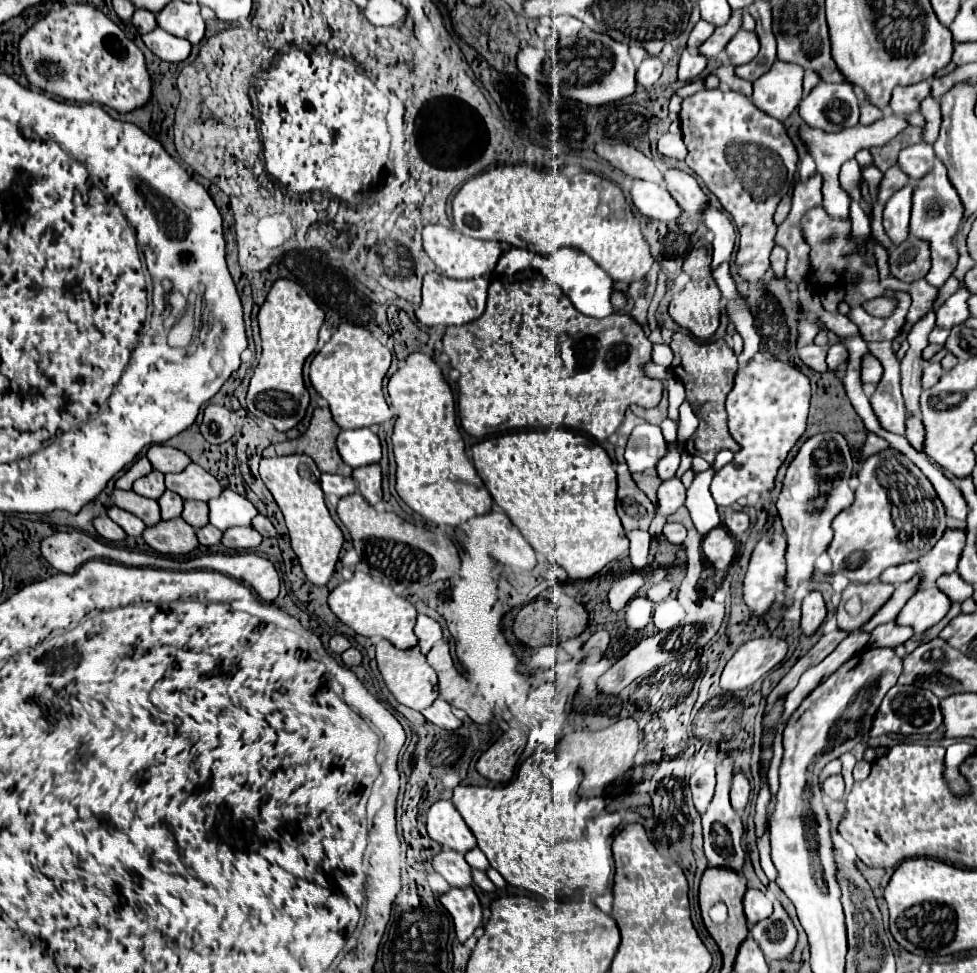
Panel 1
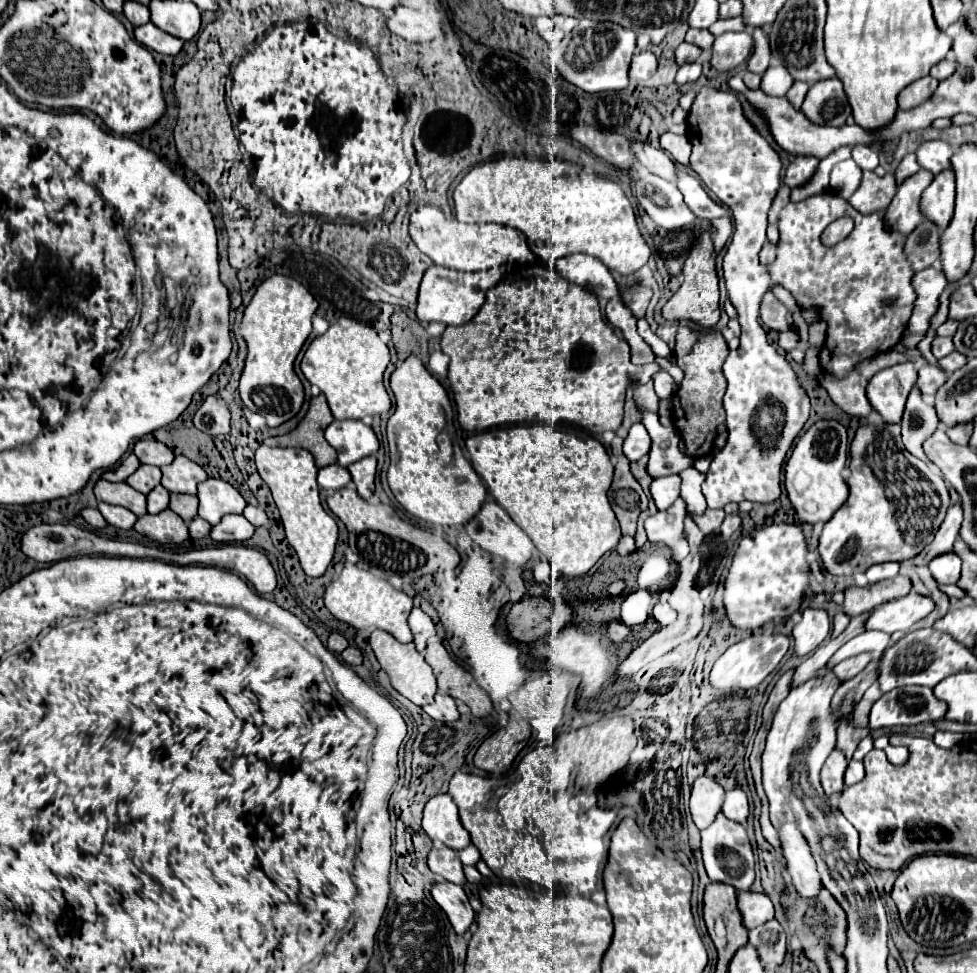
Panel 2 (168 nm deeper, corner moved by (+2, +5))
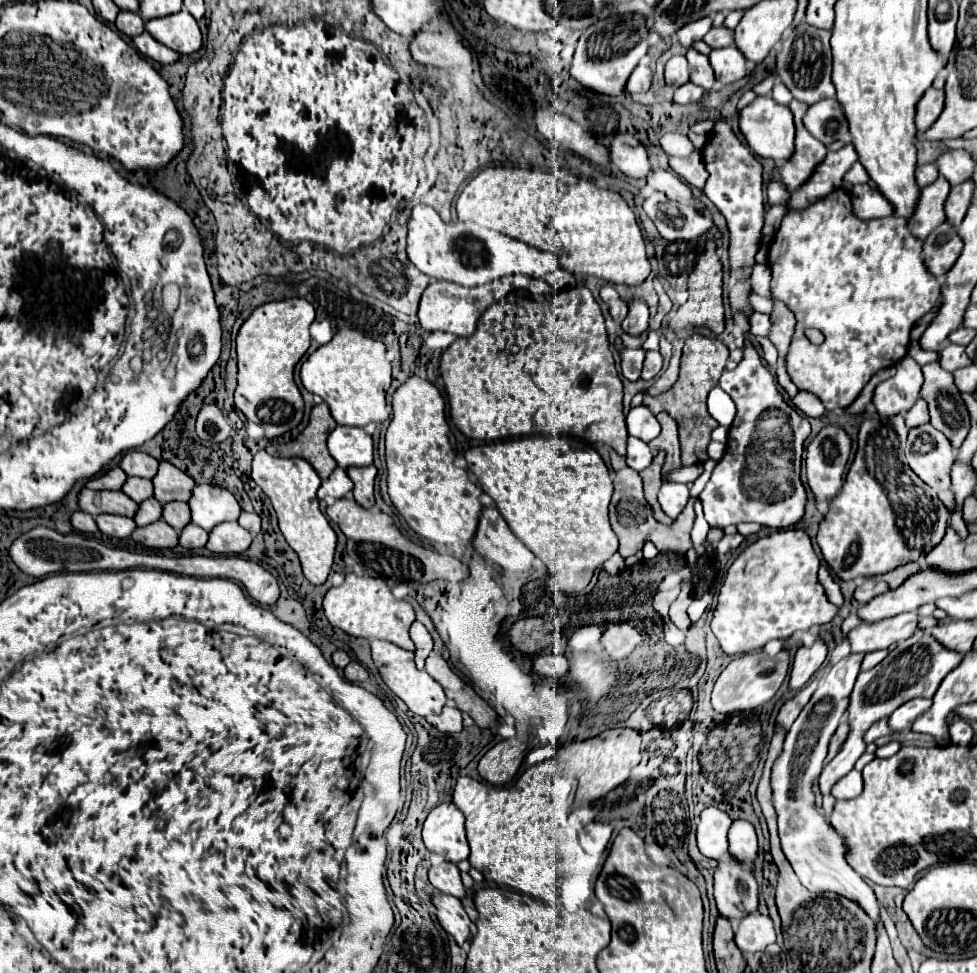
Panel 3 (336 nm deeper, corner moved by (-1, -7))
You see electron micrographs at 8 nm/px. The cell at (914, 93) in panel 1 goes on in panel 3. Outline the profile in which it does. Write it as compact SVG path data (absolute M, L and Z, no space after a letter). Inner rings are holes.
M933 87L925 91L923 99L917 105L917 117L915 117L917 129L921 133L927 131L939 119L941 111L943 111L943 101L945 101L945 93L943 91L937 91Z

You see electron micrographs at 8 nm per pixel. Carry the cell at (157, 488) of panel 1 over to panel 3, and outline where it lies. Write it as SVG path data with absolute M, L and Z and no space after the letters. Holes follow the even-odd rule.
M127 477L127 481L125 481L125 485L121 487L121 491L123 491L125 495L129 495L135 503L153 497L151 479L141 479L141 477Z

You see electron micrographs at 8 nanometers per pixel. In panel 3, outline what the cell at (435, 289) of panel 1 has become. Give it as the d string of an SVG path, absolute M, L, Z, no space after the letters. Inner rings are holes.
M499 279L499 281L487 283L481 287L473 287L473 289L467 289L467 287L449 283L449 281L435 281L425 289L425 293L421 297L421 305L419 305L421 327L429 333L447 331L457 337L469 337L475 331L475 325L477 325L479 317L483 315L483 311L489 305L493 305L495 301L499 301L501 297L505 297L509 293L509 289L511 289L511 283L507 279Z

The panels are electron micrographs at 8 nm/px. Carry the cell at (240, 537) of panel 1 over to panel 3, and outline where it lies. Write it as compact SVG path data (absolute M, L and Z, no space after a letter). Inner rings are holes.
M221 523L215 525L209 533L207 549L217 555L243 553L251 545L251 535L237 523Z

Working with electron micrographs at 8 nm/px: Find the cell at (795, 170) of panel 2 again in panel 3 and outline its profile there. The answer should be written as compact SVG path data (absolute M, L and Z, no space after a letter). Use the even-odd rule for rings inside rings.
M793 99L789 109L793 111L795 129L797 129L797 133L795 133L795 153L781 167L781 179L787 185L787 191L795 191L811 177L815 167L827 155L827 149L825 149L825 145L821 141L811 137L811 133L803 127L801 119L803 119L803 115L807 111L807 105Z

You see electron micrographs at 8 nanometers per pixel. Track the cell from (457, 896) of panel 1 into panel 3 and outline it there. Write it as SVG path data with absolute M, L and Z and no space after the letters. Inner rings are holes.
M433 895L431 897L435 909L437 909L437 919L441 923L441 927L461 945L463 941L467 941L469 937L469 927L471 921L461 905L459 899L451 897L451 895Z

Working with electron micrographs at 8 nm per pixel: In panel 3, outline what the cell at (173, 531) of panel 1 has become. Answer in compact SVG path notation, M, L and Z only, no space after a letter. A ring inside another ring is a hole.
M155 521L149 523L145 527L137 527L131 535L131 539L135 543L141 543L145 547L153 547L153 549L171 549L177 545L179 533L175 529L171 529L171 525L167 525L165 521Z

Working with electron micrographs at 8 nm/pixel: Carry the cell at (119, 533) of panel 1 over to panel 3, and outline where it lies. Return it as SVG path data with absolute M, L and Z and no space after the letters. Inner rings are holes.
M75 511L75 513L71 515L71 525L73 525L77 531L83 531L83 533L93 533L93 531L97 531L97 525L95 525L93 517L87 515L87 513L83 513L83 511Z

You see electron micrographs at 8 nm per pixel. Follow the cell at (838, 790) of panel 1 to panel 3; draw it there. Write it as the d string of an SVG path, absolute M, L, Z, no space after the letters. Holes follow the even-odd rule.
M917 631L913 637L909 637L903 643L897 643L893 651L889 651L889 655L875 665L869 671L861 671L857 677L857 683L851 691L851 701L847 707L847 721L849 721L849 735L845 739L845 743L841 745L839 753L835 755L835 759L823 769L821 777L819 777L819 787L821 793L827 795L831 791L831 787L845 777L855 761L865 753L867 743L863 741L865 731L879 719L889 717L899 705L903 705L909 699L915 697L927 697L931 699L935 695L935 689L939 687L939 683L943 681L943 677L955 669L955 665L959 665L961 655L957 651L945 649L937 639L933 639L929 633L925 631Z

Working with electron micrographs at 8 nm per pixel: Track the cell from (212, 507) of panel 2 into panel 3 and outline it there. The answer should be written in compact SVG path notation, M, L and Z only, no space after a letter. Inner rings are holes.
M195 485L191 491L191 523L211 531L215 525L223 521L237 521L239 517L239 503L237 499L219 485Z

